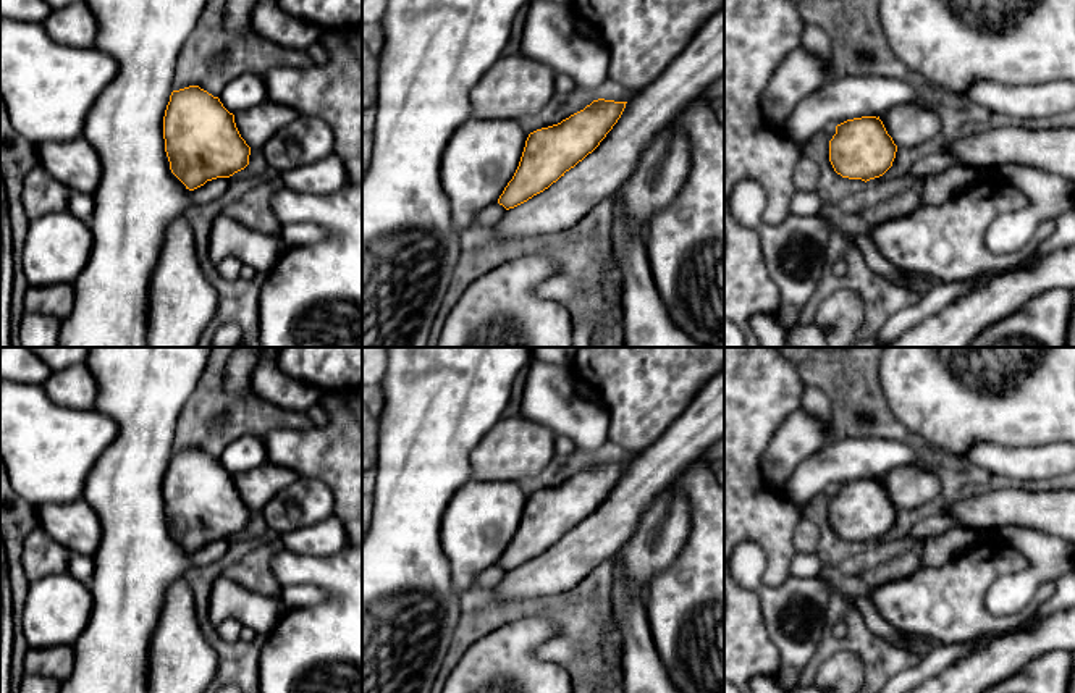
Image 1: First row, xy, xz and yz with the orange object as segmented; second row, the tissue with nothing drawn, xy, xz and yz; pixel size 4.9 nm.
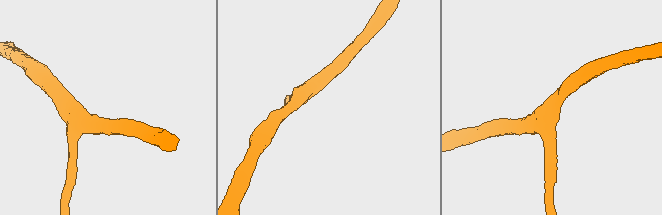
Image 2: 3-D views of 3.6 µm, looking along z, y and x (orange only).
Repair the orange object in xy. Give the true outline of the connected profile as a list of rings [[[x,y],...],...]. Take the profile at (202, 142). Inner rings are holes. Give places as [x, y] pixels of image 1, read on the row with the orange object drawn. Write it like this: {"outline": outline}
{"outline": [[[199,86],[173,90],[163,116],[170,170],[189,191],[230,178],[249,165],[252,149],[260,150],[297,116],[270,99],[233,115]]]}

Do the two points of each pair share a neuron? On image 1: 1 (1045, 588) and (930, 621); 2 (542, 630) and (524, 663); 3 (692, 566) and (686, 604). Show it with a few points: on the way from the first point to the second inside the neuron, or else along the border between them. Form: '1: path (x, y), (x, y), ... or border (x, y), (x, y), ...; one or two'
1: path (1020, 617), (1012, 622), (959, 621); one
2: path (534, 638), (524, 648), (524, 655); one
3: path (692, 575), (692, 595); one

